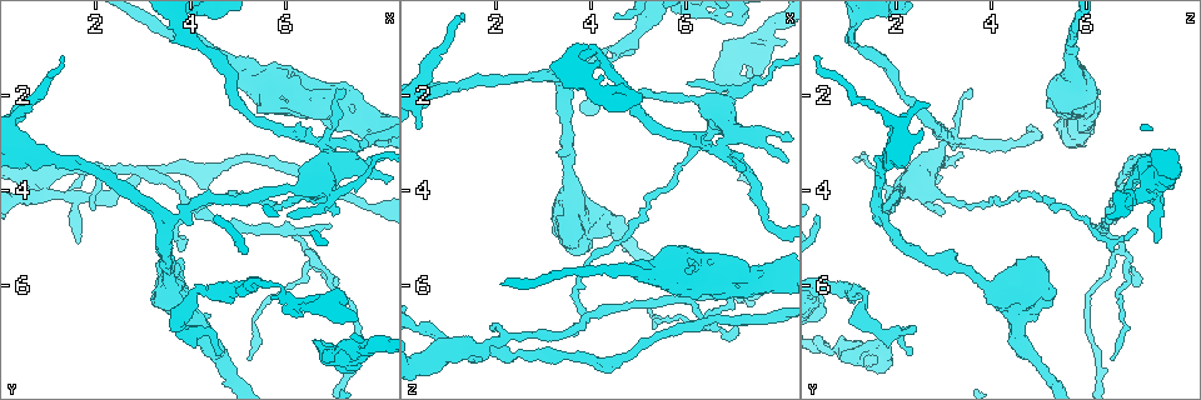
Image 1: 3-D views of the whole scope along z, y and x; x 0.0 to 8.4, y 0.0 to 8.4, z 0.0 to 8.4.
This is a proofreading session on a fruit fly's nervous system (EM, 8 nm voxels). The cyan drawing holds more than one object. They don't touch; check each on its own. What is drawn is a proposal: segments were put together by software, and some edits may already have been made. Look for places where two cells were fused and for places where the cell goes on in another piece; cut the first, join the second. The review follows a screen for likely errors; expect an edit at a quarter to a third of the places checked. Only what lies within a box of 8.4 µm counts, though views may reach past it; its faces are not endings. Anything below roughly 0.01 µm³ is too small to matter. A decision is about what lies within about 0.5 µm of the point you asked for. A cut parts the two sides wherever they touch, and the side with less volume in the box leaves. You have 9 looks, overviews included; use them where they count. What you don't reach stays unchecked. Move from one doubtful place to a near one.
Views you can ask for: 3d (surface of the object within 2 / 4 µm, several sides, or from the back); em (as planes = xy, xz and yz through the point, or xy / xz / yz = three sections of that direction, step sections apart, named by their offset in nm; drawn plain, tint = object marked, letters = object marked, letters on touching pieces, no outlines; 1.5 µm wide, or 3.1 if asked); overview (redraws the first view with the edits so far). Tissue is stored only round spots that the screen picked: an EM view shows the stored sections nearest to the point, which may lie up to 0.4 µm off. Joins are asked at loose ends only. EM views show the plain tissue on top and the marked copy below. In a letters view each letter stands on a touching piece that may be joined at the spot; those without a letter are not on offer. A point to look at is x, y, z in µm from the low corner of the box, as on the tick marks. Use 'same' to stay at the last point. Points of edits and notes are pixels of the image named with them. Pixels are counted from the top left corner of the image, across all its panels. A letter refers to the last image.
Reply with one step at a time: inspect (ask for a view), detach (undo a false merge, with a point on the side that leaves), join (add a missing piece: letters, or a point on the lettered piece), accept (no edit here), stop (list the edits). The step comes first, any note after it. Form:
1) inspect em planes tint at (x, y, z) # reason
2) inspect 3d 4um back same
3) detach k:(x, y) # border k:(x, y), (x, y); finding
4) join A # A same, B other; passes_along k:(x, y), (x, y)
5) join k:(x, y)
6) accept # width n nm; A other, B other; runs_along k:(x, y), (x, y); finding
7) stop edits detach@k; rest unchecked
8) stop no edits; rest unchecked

inspect 3d 4um at (4.55, 7.50, 2.30) # branch stops here

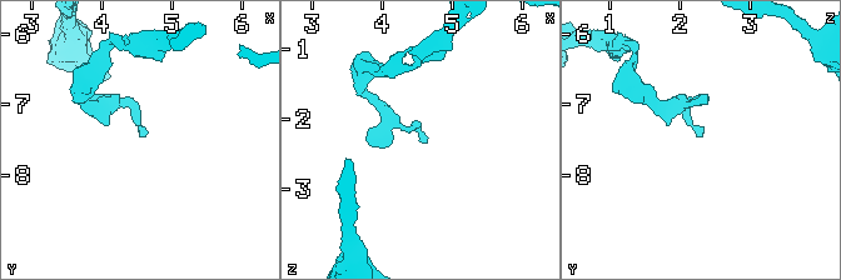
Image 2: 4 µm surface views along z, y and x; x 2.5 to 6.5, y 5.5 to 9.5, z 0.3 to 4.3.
inspect em planes letters at (4.50, 7.50, 2.30) # now the EM

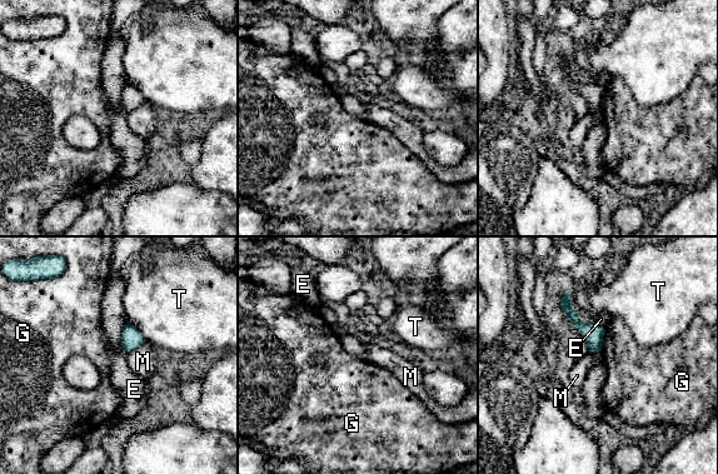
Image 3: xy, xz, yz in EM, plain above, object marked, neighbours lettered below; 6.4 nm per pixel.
accept # width 120 nm; E other, G other, M other, T other; runs_along 3:(567, 295), (567, 308), (597, 348); none of them fits

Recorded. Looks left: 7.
inspect em xy step 4 letters at (3.60, 4.65, 1.75) # sharp bend

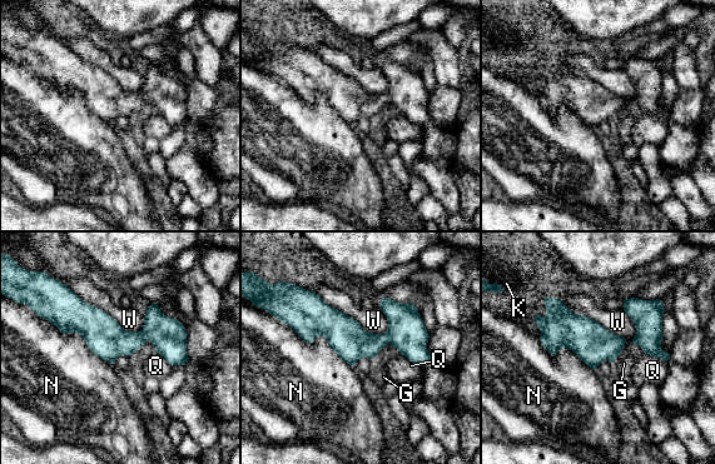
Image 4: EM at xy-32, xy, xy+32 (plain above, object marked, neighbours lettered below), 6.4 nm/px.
accept # longest_contact N 550 nm; G other, K other, N other, Q other, W other; border 4:(620, 353), (612, 362); one cell here

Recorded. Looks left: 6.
inspect 3d 2um at (6.95, 4.70, 6.15) # an open end

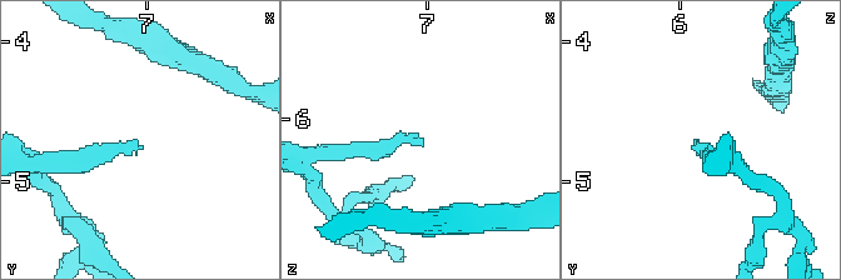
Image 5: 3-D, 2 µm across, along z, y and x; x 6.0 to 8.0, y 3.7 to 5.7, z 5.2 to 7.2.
inspect em yz step 4 tint at (6.94, 4.72, 6.10)

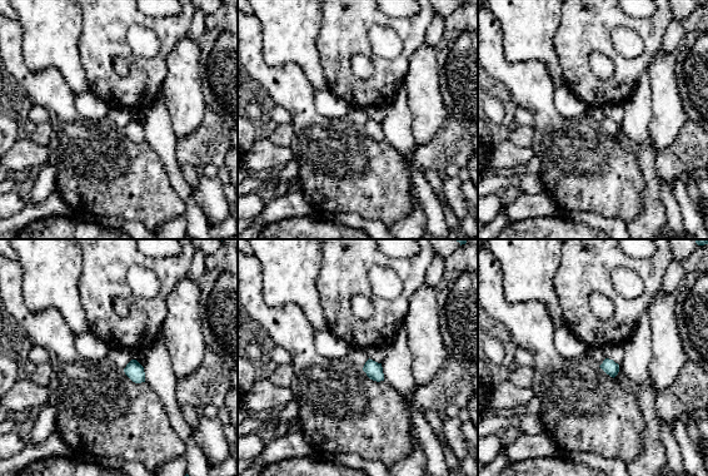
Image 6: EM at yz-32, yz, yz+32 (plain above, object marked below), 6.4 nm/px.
inspect em planes letters same

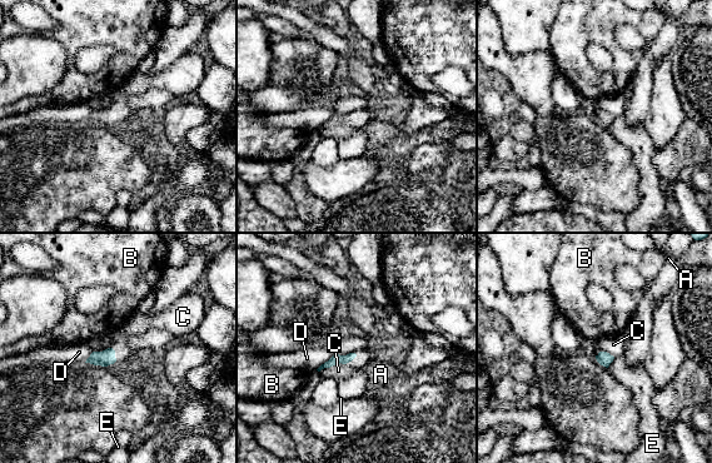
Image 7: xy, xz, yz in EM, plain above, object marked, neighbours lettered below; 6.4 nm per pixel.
accept # longest_contact C 190 nm; A other, B other, C other, D other, E other; none of them fits

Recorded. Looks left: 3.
inspect em planes letters at (6.75, 3.05, 3.05) # sharp bend

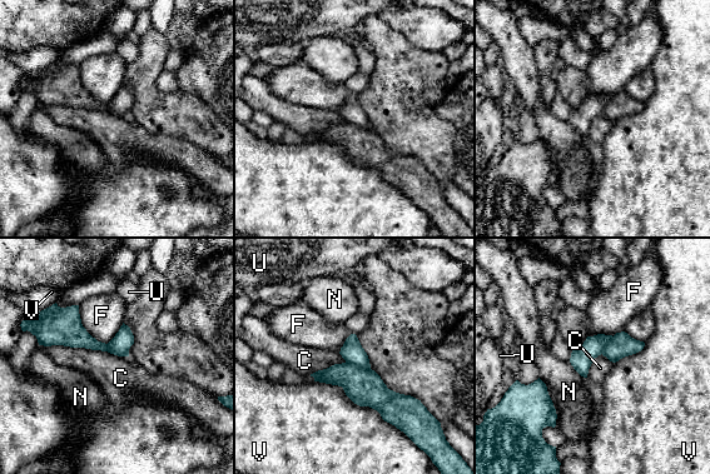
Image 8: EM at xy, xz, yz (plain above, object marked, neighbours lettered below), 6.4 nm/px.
detach 8:(363, 387) # C other, F other, N other, U other, V other; border 8:(346, 362), (370, 369); a second cell is stuck on

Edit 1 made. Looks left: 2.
stop edits detach@8; rest unchecked

